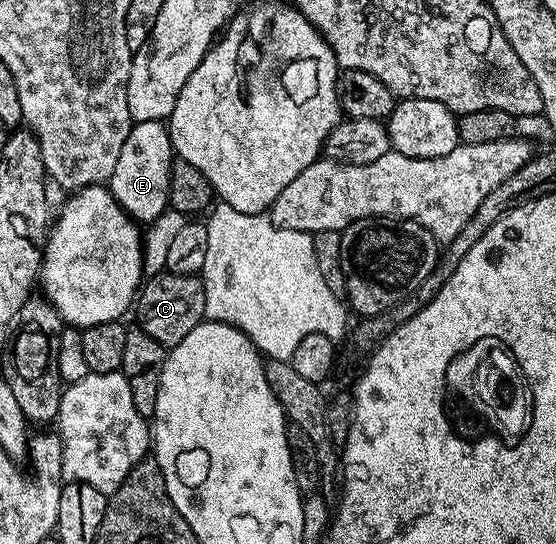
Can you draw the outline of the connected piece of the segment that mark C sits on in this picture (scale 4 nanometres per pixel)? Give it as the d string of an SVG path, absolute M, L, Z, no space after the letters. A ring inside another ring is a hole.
M161 273L149 276L143 282L136 296L136 311L138 307L137 326L148 337L160 341L164 349L180 345L184 337L194 328L195 323L201 323L205 313L205 289L198 275L172 275Z

